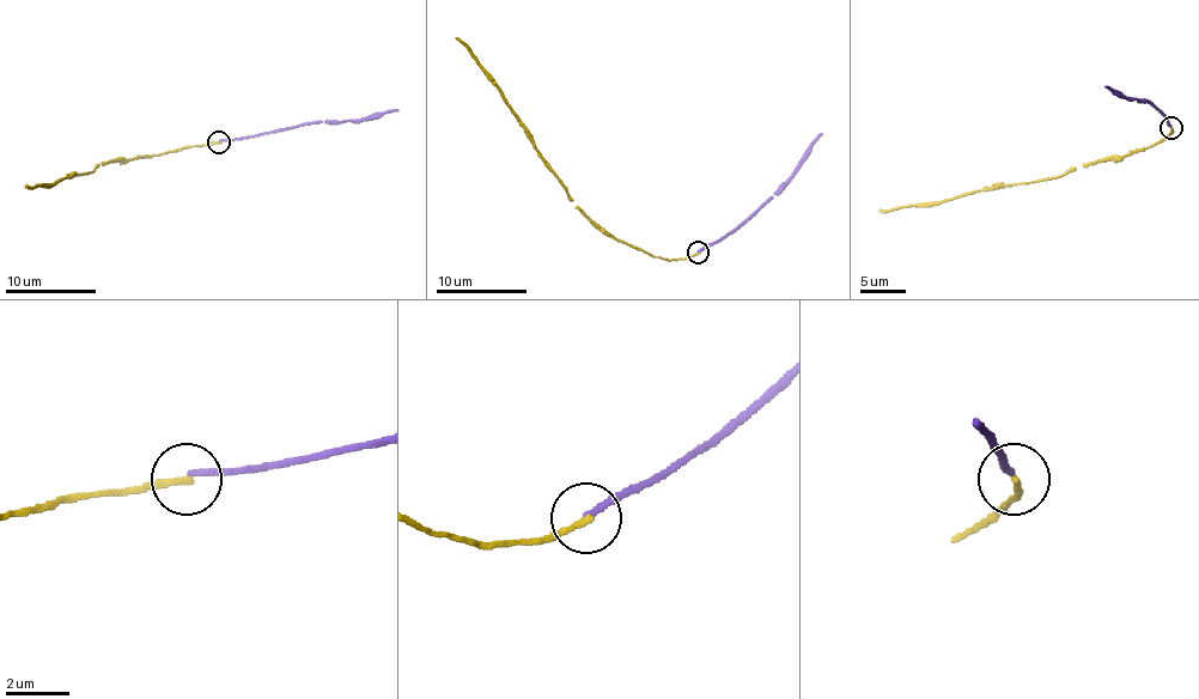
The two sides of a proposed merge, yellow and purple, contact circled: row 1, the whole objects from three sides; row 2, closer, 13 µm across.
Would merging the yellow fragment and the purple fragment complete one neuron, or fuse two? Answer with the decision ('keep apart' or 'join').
keep apart

